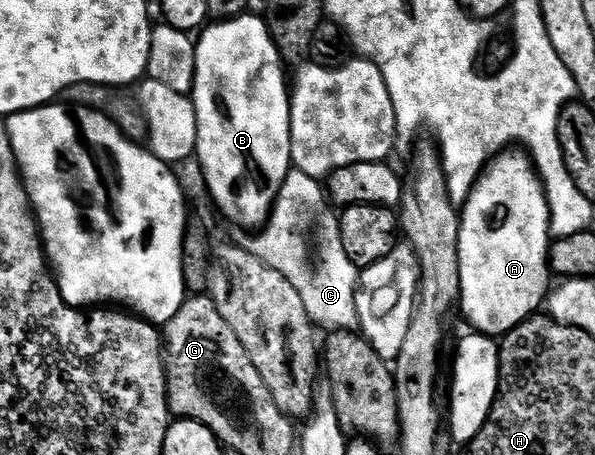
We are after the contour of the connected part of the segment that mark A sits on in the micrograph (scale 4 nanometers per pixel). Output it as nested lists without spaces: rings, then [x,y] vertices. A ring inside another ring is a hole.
[[[501,158],[493,167],[482,173],[477,180],[477,185],[473,187],[468,198],[464,199],[463,206],[465,211],[460,211],[461,231],[458,232],[458,256],[459,256],[459,276],[461,277],[461,293],[459,307],[465,313],[465,318],[470,322],[472,329],[478,334],[487,334],[490,336],[504,336],[510,334],[520,322],[525,322],[529,317],[536,315],[537,310],[546,305],[547,299],[551,293],[549,278],[551,271],[549,268],[549,247],[551,245],[551,231],[549,229],[549,195],[543,185],[534,163],[527,160],[524,162],[521,158]]]

